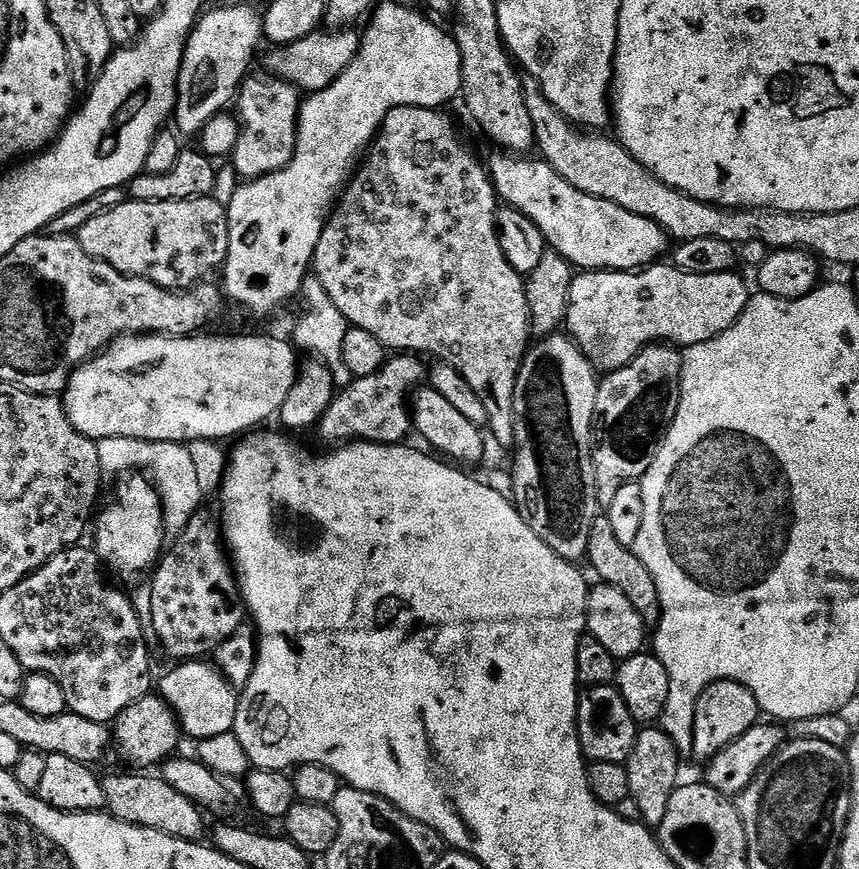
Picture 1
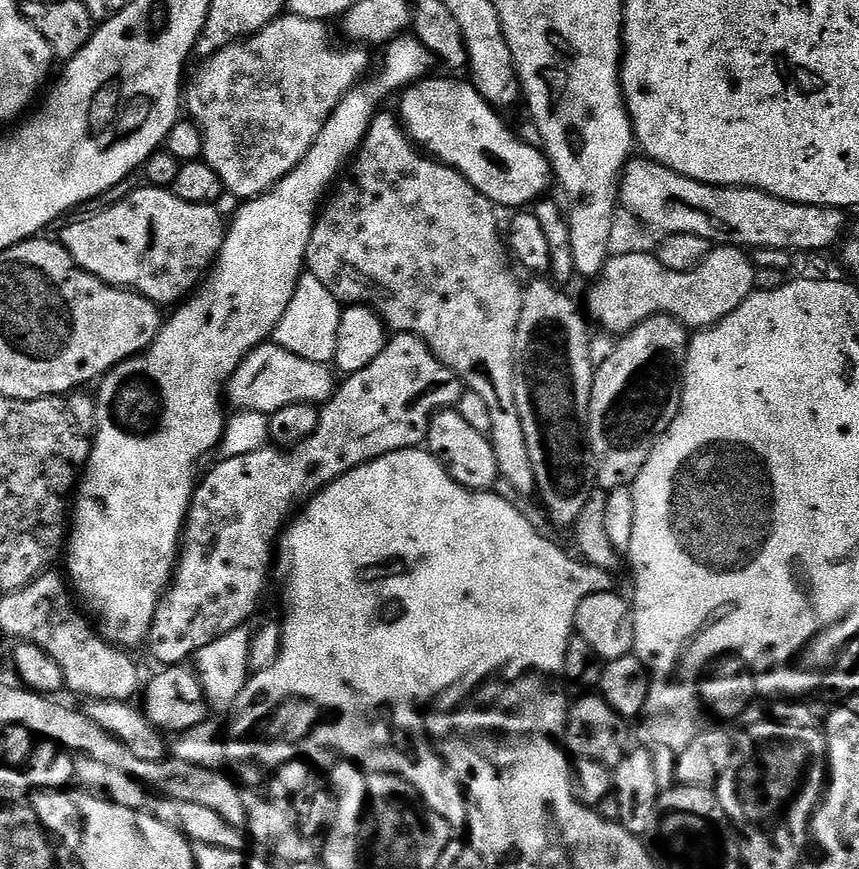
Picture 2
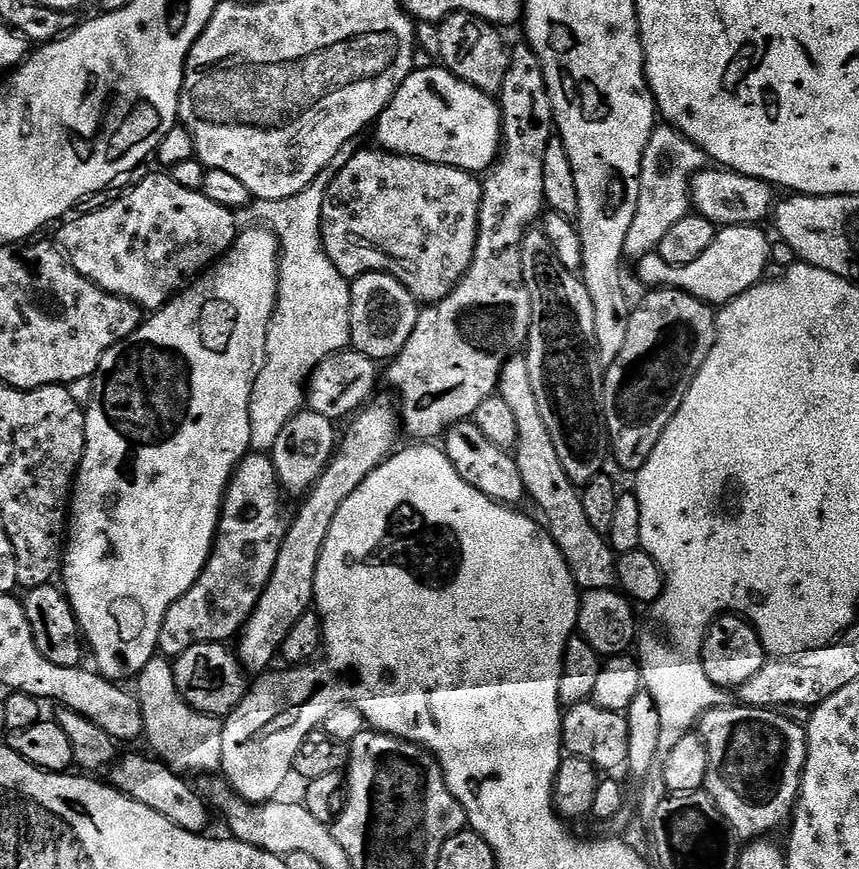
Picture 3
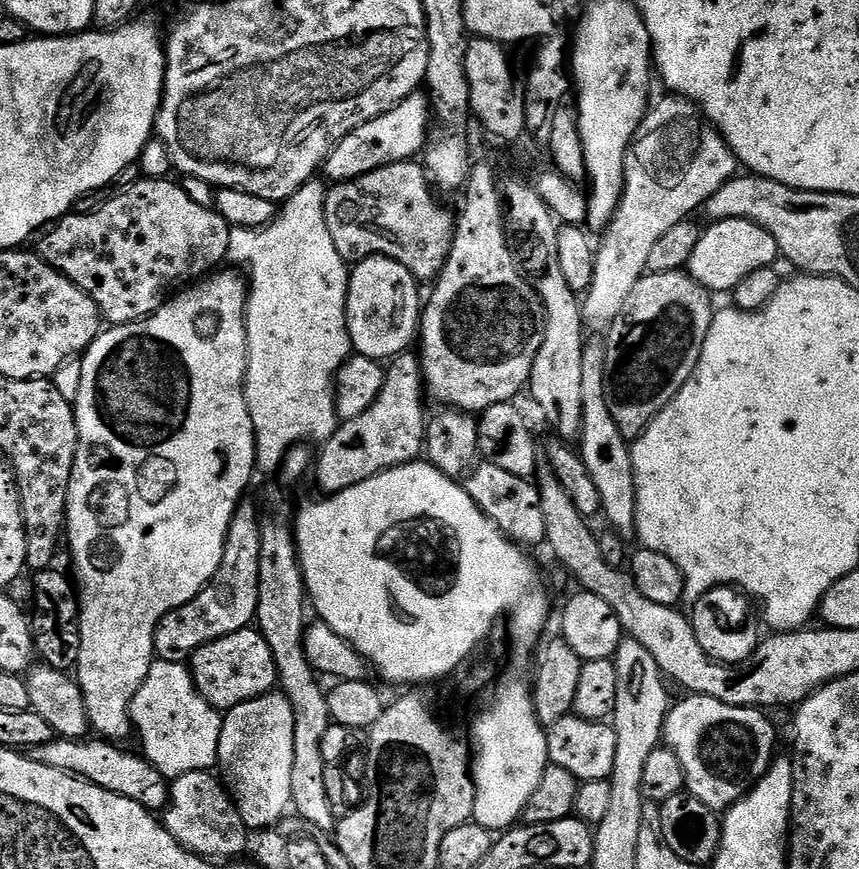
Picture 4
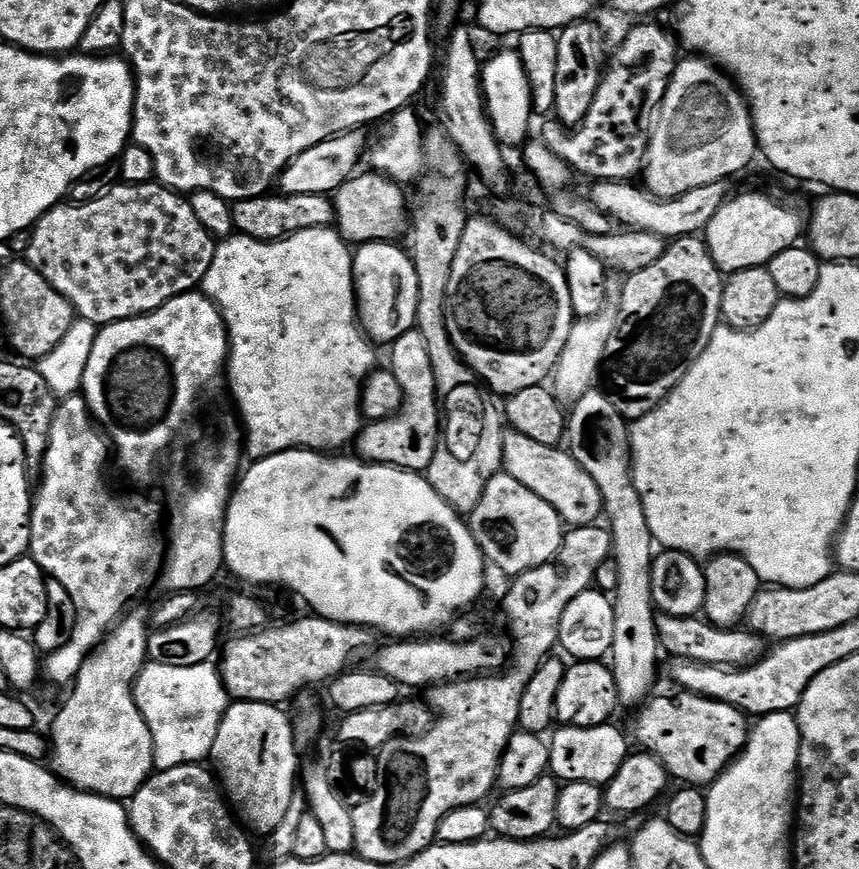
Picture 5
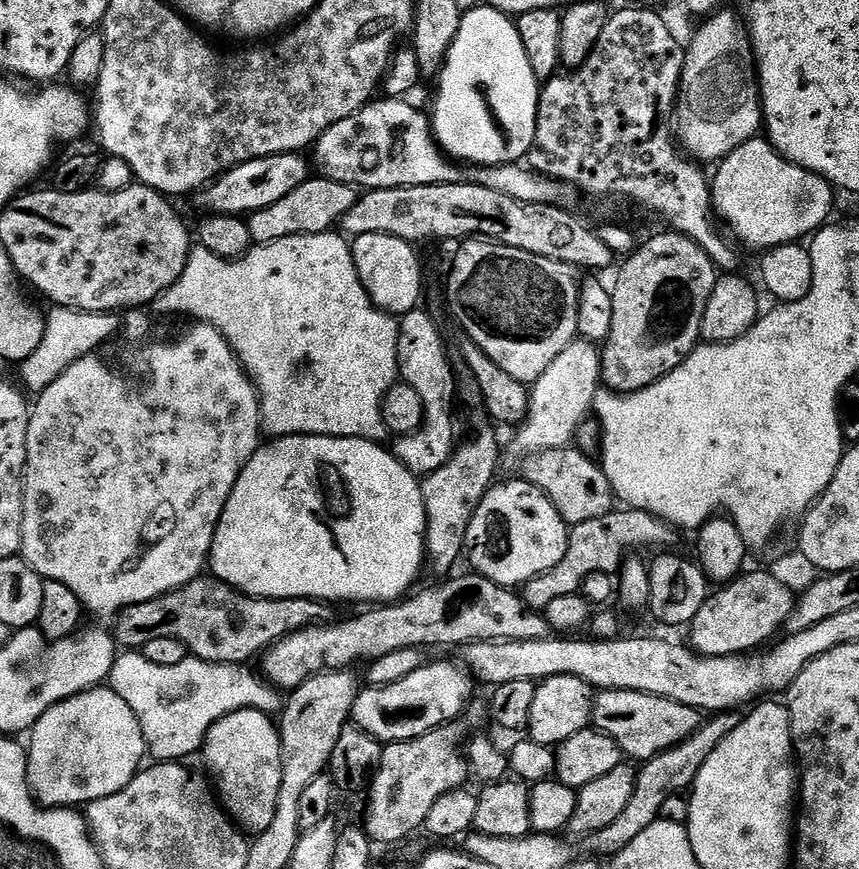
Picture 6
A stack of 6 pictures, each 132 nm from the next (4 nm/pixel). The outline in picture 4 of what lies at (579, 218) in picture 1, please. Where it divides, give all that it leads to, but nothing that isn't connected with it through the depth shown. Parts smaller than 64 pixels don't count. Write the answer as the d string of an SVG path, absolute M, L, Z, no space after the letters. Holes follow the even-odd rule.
M413 94L398 102L390 111L383 112L378 118L358 126L342 142L334 146L322 165L322 172L332 182L353 180L362 174L370 174L387 164L402 164L419 157L426 147L430 135L428 128L430 100L427 95Z

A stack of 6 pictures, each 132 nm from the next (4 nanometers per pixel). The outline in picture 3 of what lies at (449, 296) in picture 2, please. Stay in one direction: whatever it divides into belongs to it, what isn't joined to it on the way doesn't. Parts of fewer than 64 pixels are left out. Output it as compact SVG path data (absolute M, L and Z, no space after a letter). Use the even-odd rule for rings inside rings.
M359 151L326 190L321 210L323 248L330 262L349 282L367 272L385 272L398 278L421 305L437 304L459 284L472 261L480 225L481 181L460 168L375 151ZM527 378L520 380L520 401L515 401L514 407L519 413L519 441L514 448L514 459L518 474L522 476L527 499L532 499L540 507L540 512L544 515L543 527L548 529L552 541L566 558L577 585L584 590L615 589L617 553L606 539L605 533L590 526L590 518L586 518L577 485L572 483L566 470L562 470L562 462L558 462L558 454L550 442L550 434L542 418L538 415L538 406Z

